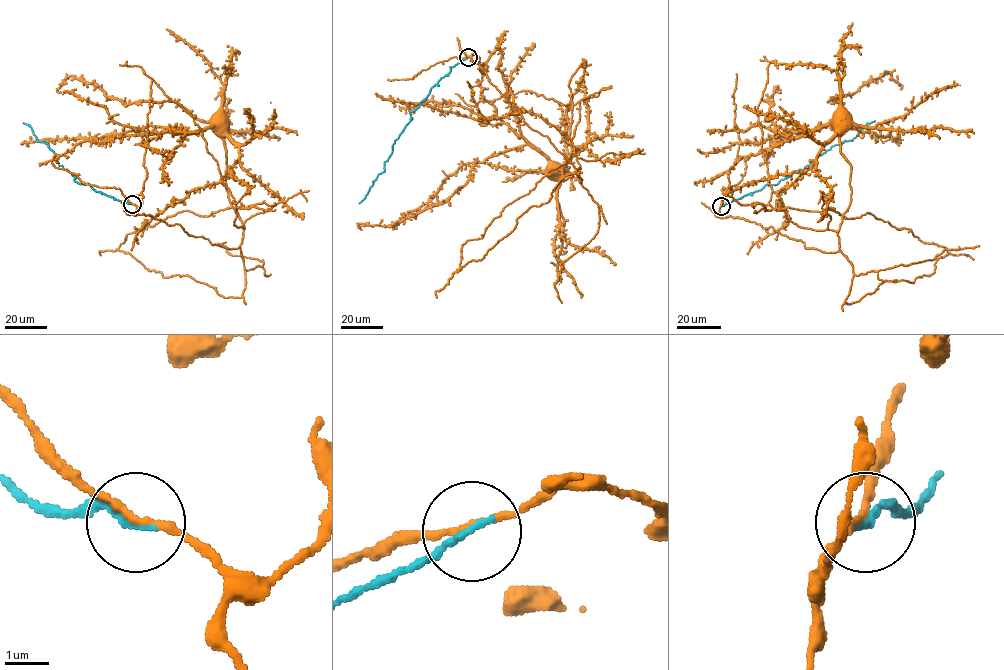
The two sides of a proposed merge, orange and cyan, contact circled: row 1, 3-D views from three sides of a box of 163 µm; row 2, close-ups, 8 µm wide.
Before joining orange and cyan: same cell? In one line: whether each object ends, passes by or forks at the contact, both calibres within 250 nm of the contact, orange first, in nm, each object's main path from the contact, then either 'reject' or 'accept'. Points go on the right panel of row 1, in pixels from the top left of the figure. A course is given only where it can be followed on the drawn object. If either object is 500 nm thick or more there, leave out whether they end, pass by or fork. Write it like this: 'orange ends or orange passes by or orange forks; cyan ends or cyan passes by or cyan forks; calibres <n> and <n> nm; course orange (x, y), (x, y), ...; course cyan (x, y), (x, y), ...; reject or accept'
orange passes by; cyan ends; calibres 140 and 160 nm; course orange (722, 206), (721, 218), (747, 219), (806, 248), (837, 252), (851, 191), (851, 165), (833, 127), (837, 113); course cyan (722, 206), (767, 184), (776, 185), (832, 146), (851, 140), (875, 120); accept

